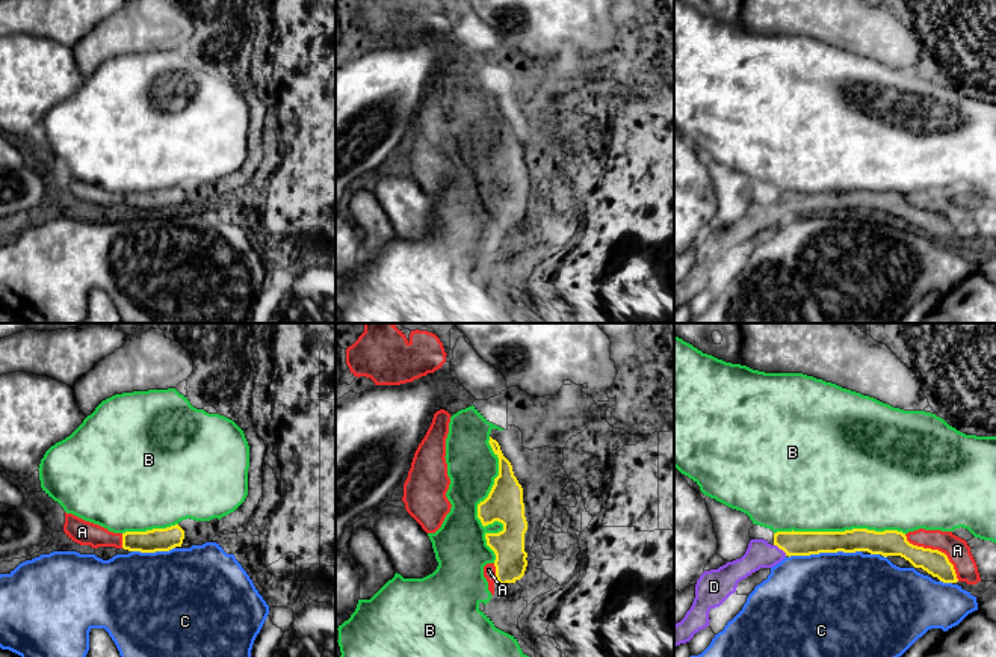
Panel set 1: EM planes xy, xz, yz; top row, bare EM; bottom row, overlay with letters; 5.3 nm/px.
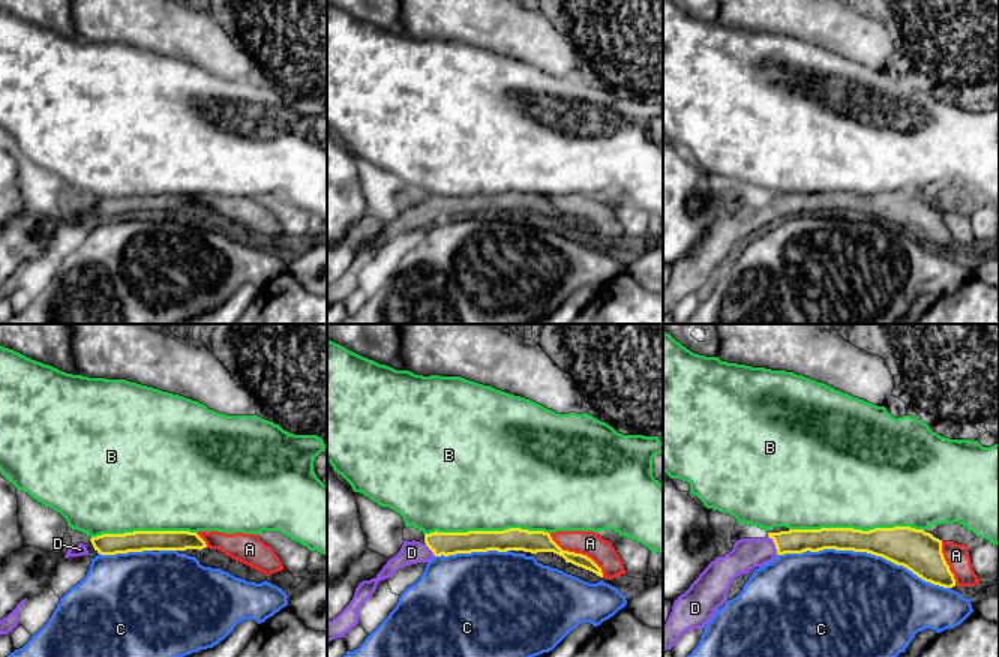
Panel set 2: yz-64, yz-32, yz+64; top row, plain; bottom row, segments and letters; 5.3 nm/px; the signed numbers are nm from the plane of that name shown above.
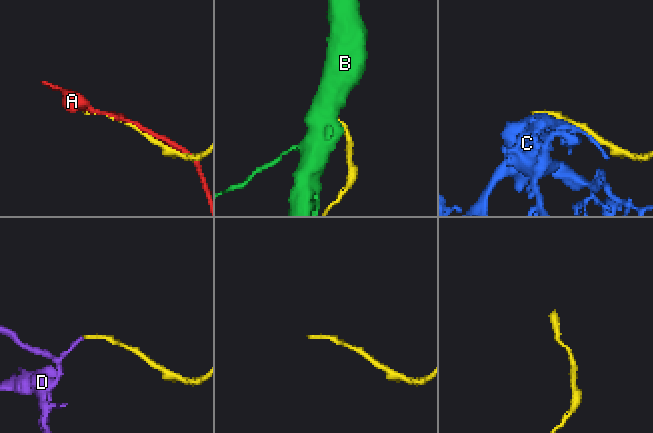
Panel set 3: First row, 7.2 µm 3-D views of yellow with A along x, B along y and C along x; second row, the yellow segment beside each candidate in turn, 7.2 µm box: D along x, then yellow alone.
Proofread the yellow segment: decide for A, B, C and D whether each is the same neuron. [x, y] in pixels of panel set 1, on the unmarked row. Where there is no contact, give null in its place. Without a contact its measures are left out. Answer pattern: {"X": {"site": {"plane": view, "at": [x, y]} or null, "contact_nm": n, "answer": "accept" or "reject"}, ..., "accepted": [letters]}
{"A": {"site": {"plane": "yz", "at": [937, 212]}, "contact_nm": 380, "answer": "reject"}, "B": {"site": {"plane": "xz", "at": [478, 177]}, "contact_nm": 650, "answer": "reject"}, "C": {"site": {"plane": "yz", "at": [824, 213]}, "contact_nm": 380, "answer": "reject"}, "D": {"site": {"plane": "yz", "at": [780, 210]}, "contact_nm": 90, "answer": "accept"}, "accepted": ["D"]}

